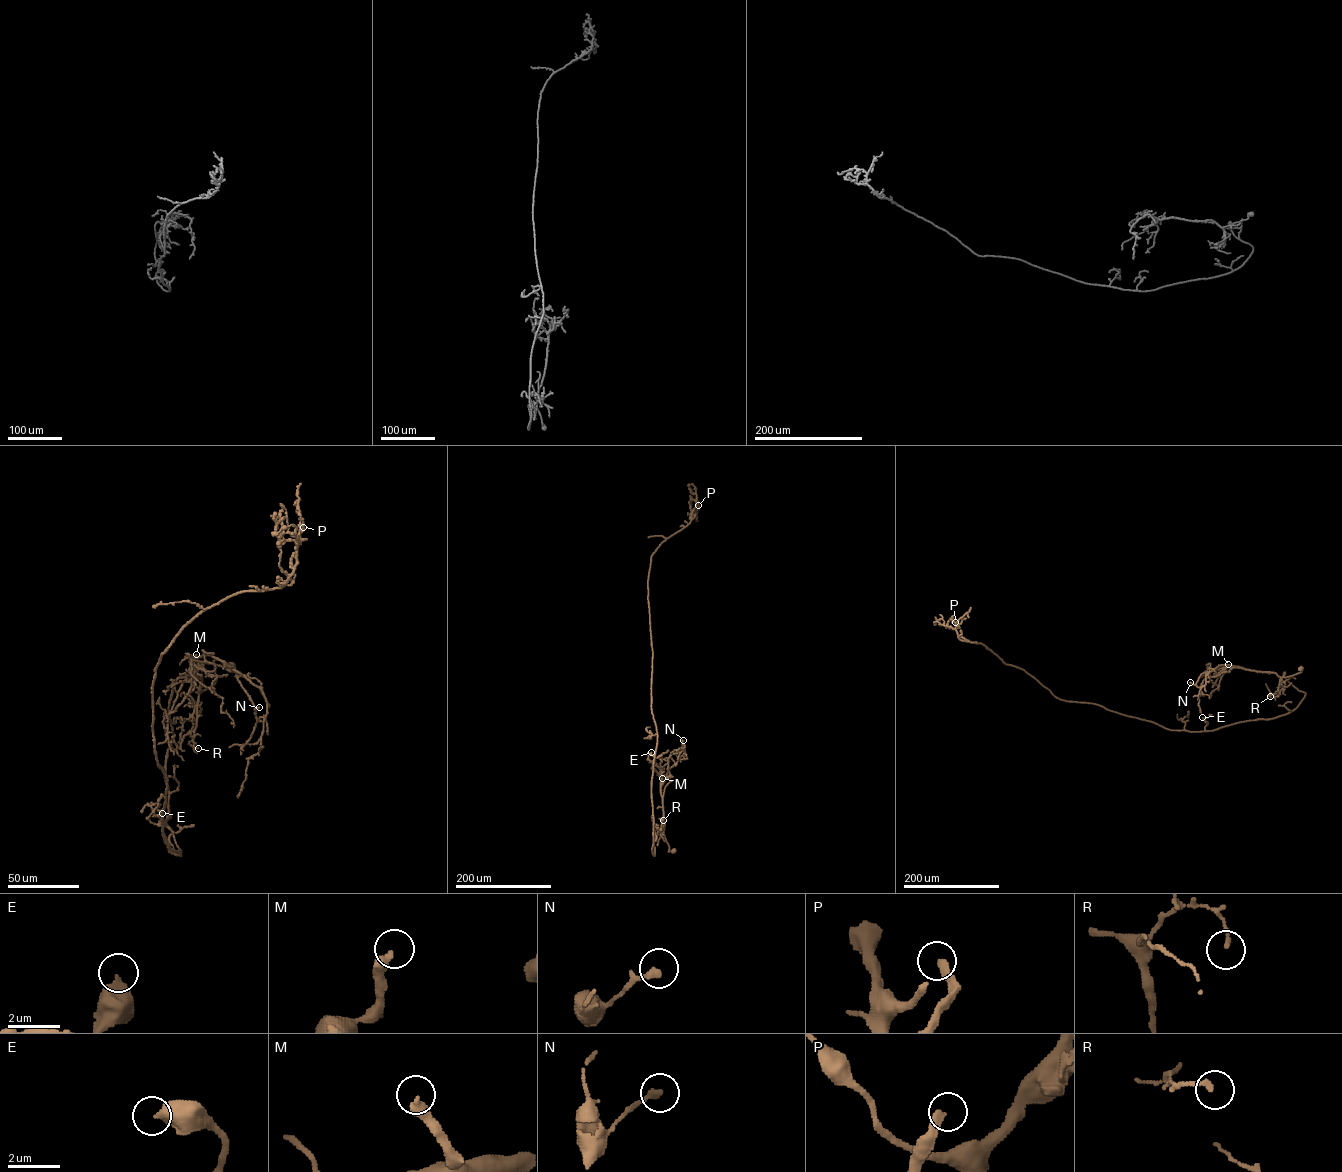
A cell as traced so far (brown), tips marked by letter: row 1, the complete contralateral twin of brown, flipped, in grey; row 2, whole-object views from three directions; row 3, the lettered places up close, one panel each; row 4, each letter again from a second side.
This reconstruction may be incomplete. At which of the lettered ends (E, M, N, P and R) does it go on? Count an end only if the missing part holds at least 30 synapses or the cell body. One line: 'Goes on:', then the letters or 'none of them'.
Goes on: P

